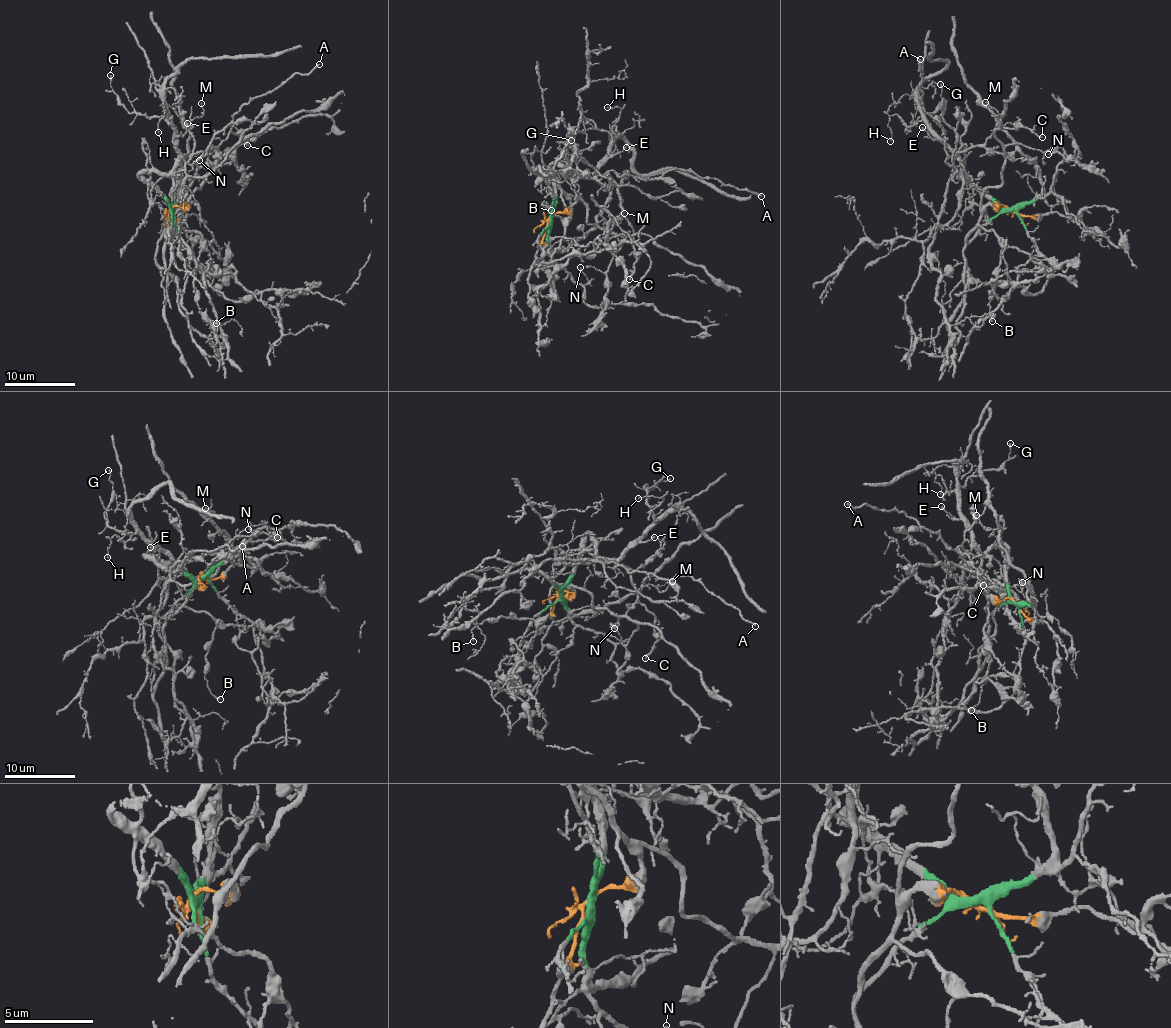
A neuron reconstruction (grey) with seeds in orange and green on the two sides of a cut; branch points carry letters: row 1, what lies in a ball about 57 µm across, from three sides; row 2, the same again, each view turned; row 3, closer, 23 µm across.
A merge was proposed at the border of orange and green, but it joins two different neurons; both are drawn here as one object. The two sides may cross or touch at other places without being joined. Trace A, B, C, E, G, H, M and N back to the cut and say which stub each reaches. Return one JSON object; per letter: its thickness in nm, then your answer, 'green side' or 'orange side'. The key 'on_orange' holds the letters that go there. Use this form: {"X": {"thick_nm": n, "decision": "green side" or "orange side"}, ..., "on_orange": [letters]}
{"A": {"thick_nm": 180, "decision": "green side"}, "B": {"thick_nm": 130, "decision": "orange side"}, "C": {"thick_nm": 150, "decision": "orange side"}, "E": {"thick_nm": 130, "decision": "green side"}, "G": {"thick_nm": 120, "decision": "green side"}, "H": {"thick_nm": 90, "decision": "green side"}, "M": {"thick_nm": 100, "decision": "green side"}, "N": {"thick_nm": 90, "decision": "green side"}, "on_orange": ["B", "C"]}

